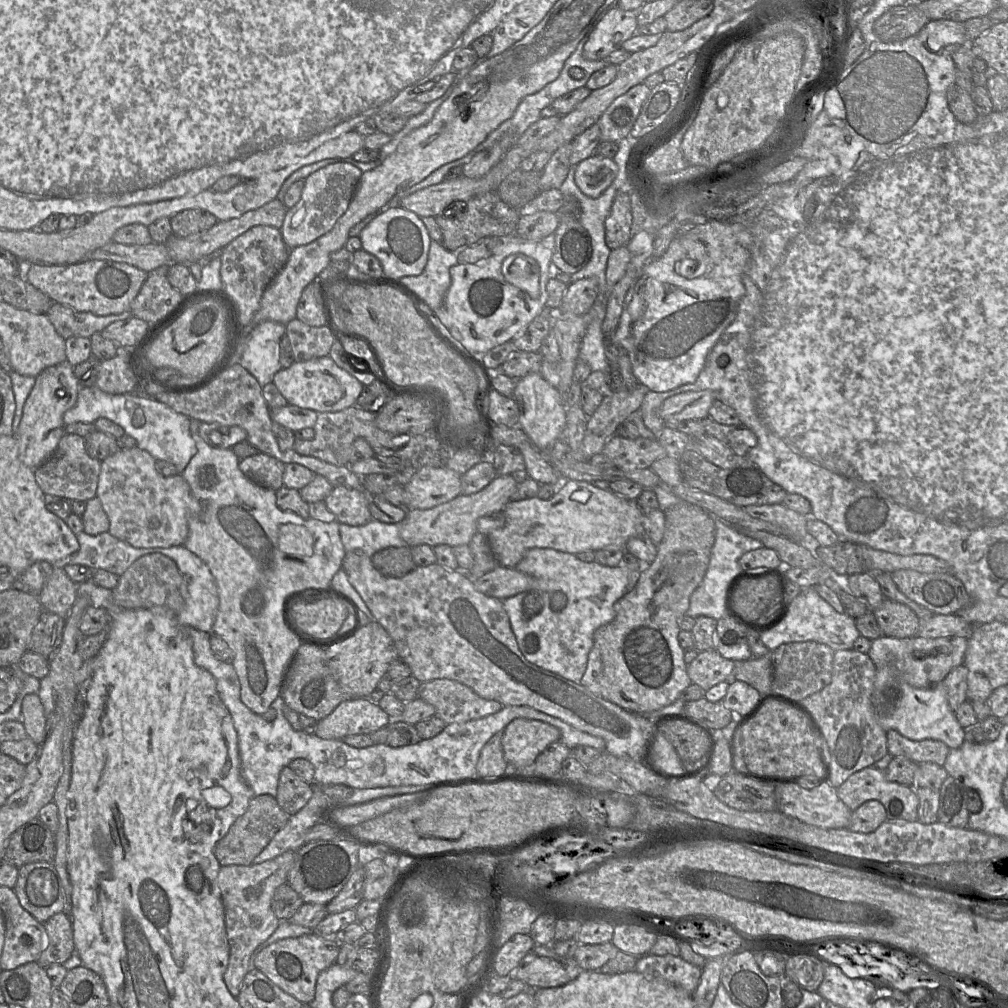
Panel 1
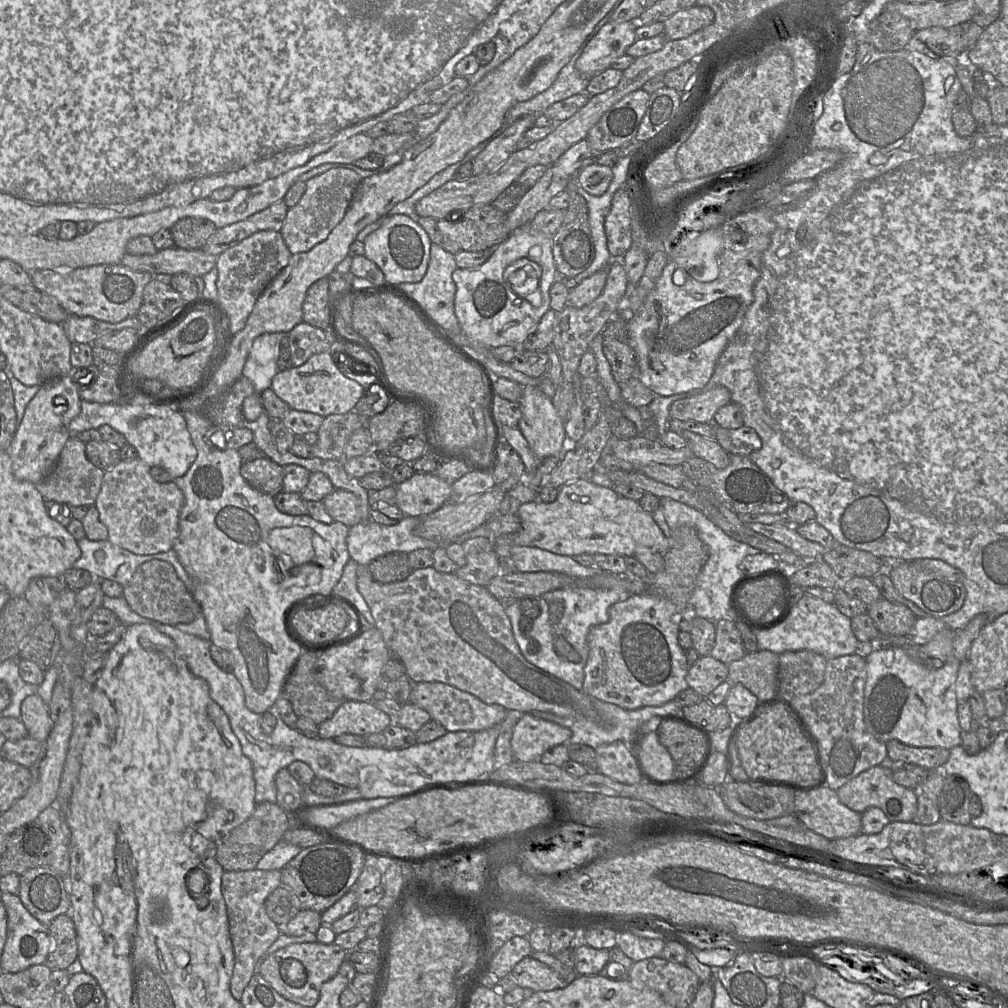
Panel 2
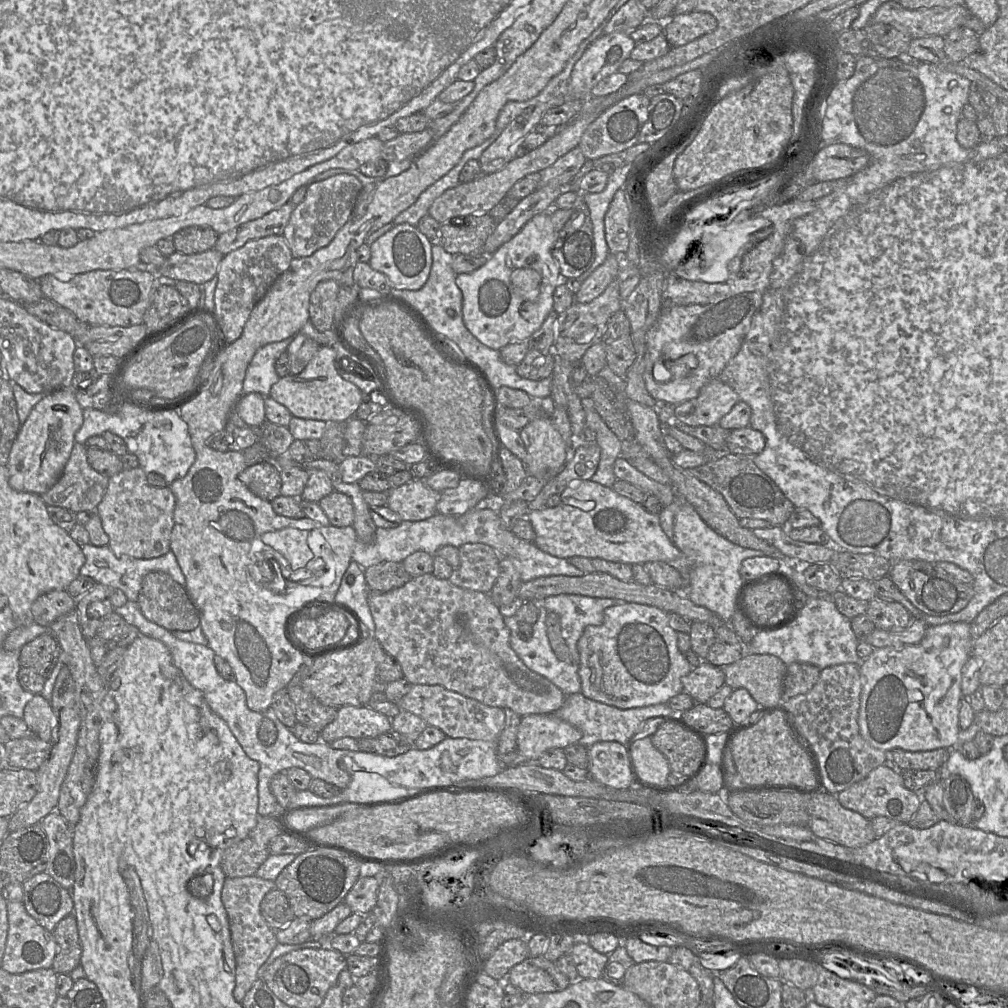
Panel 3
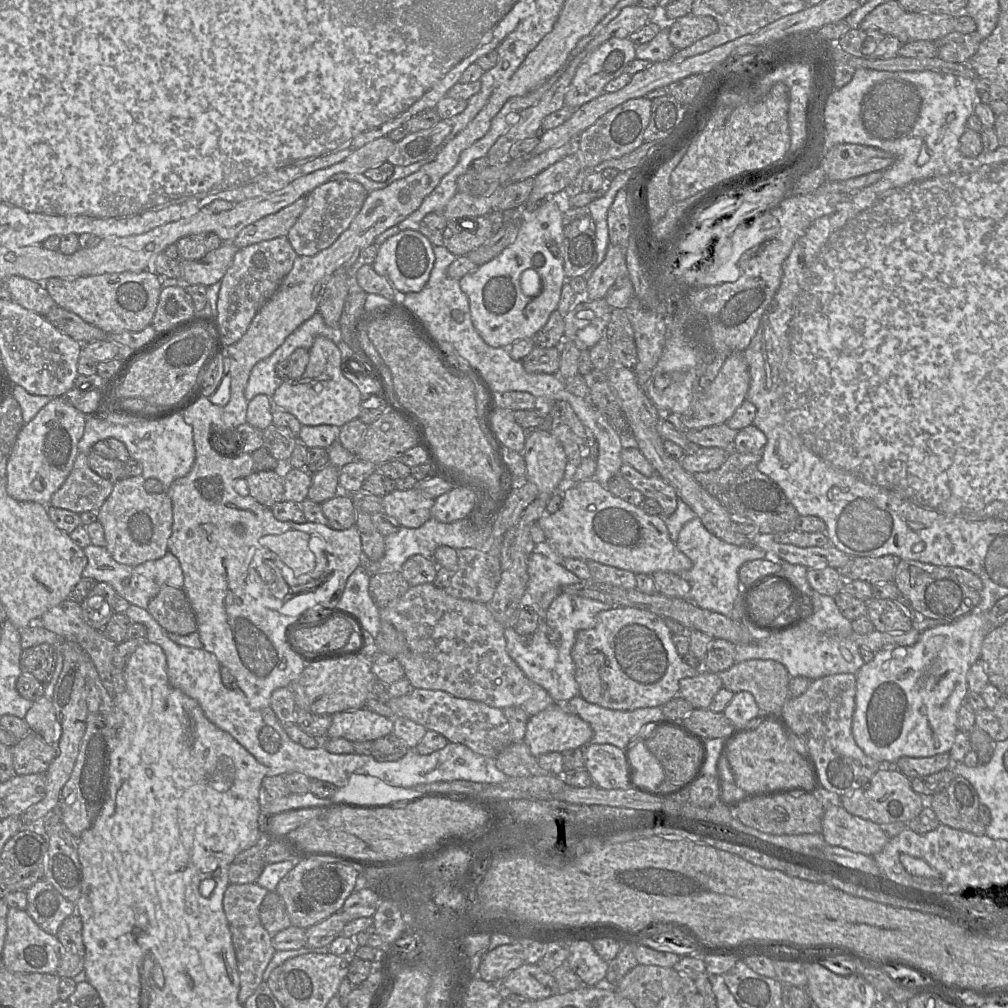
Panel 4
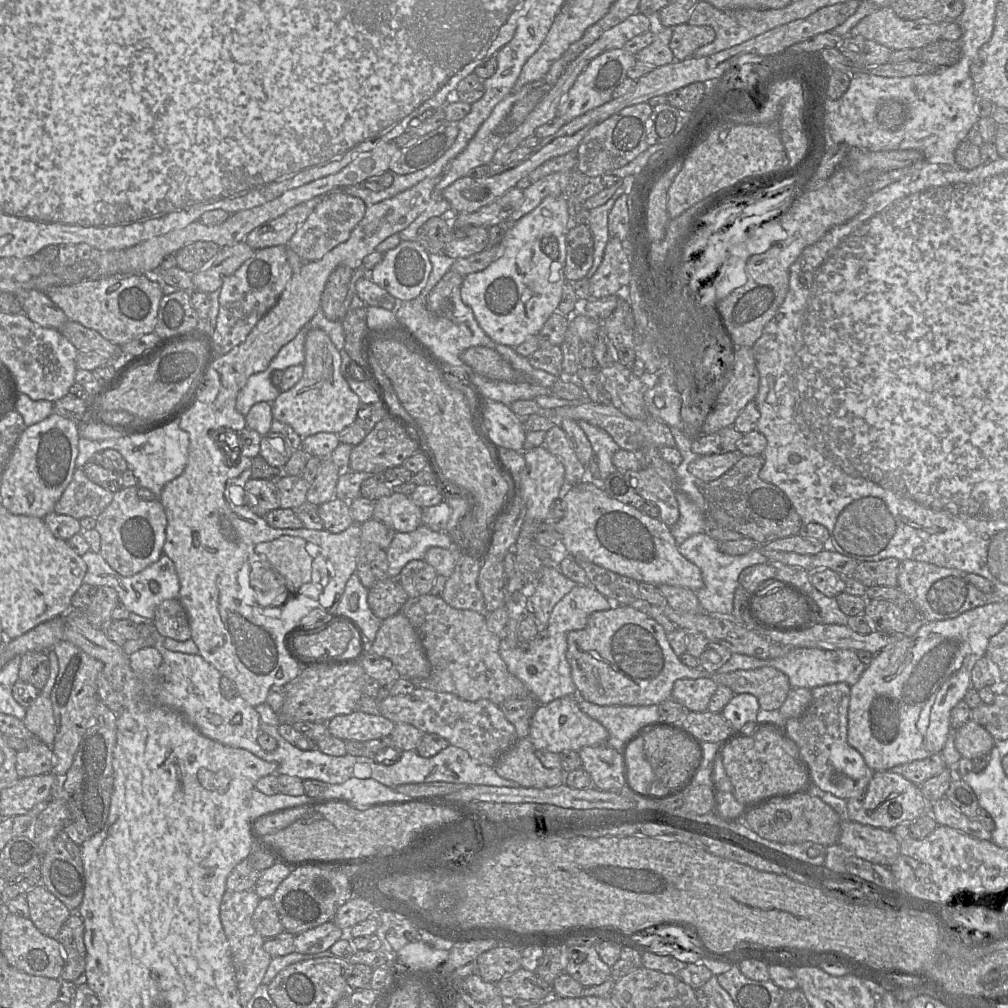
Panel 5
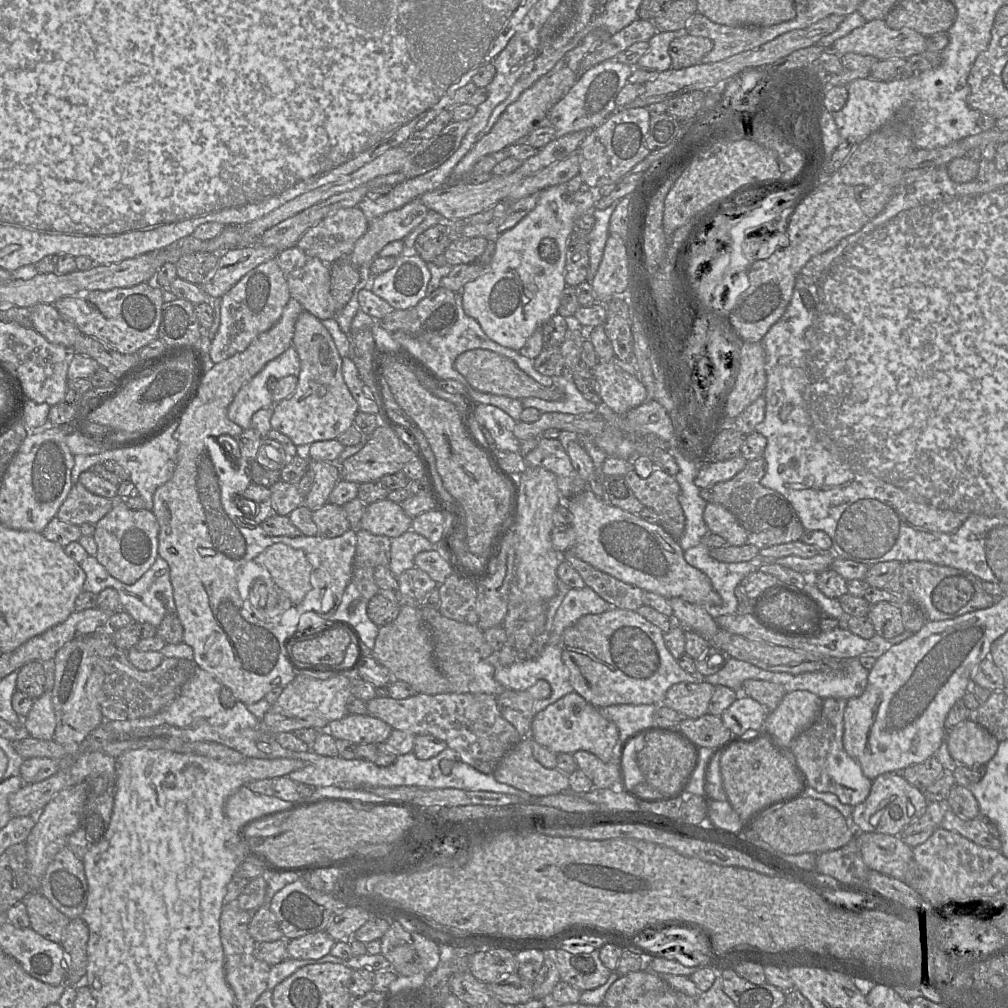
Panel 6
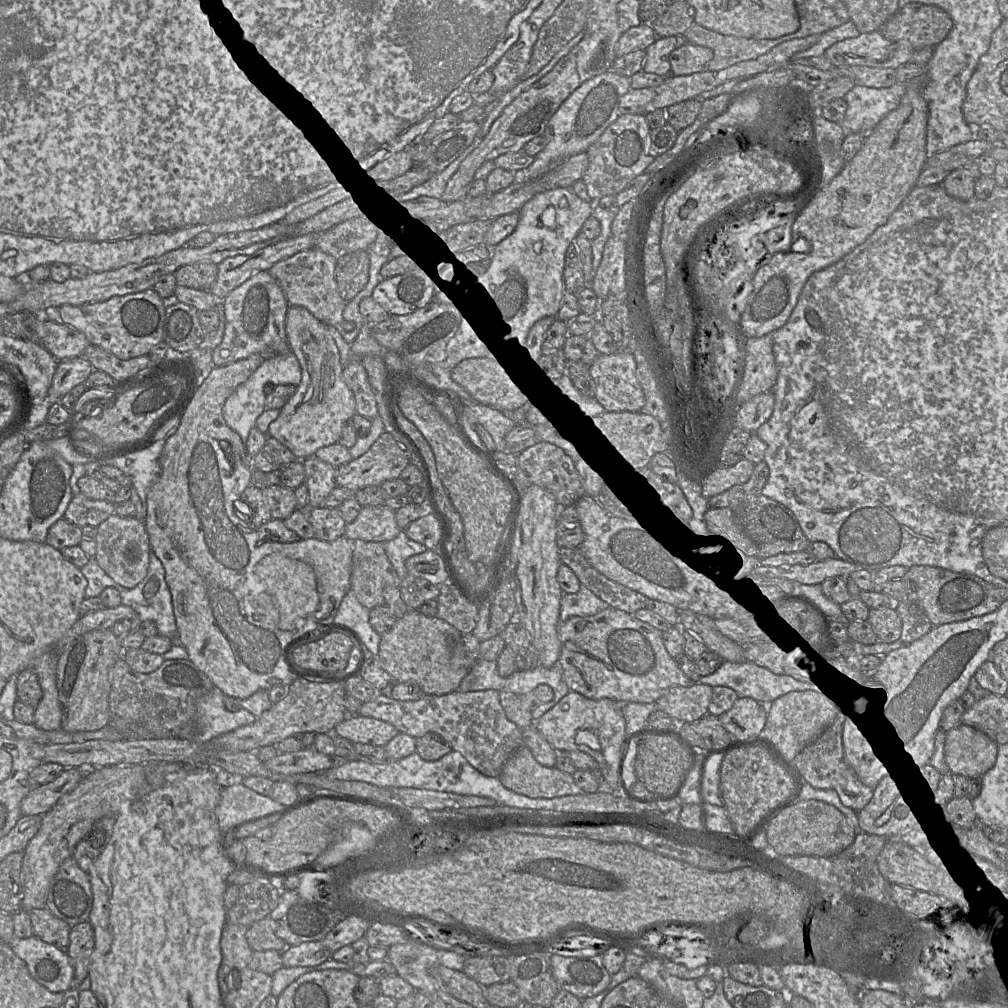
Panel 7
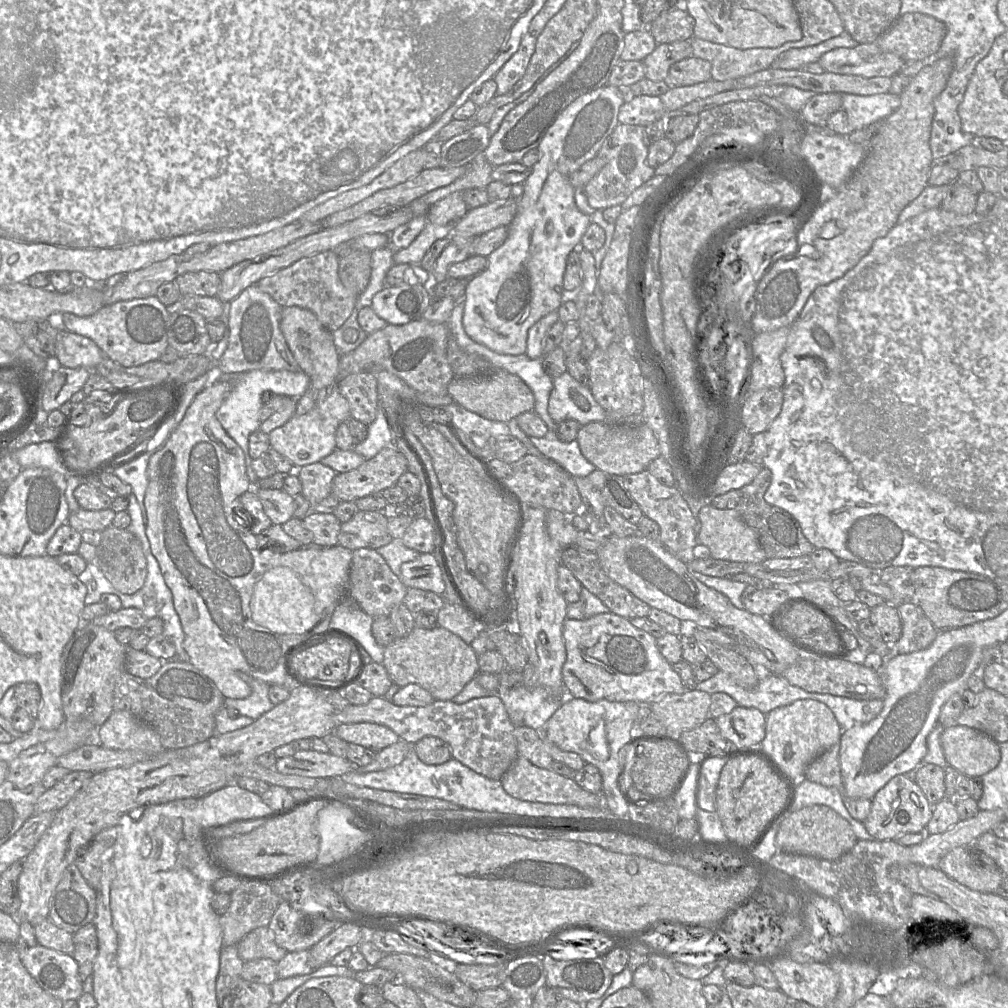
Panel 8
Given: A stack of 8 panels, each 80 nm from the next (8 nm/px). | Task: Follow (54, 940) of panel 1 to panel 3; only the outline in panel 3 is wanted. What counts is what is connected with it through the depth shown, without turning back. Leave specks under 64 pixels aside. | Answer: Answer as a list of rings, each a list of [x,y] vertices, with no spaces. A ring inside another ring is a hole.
[[[70,914],[61,919],[52,931],[52,935],[57,944],[57,952],[51,968],[57,974],[69,974],[80,965],[82,954],[75,916]]]

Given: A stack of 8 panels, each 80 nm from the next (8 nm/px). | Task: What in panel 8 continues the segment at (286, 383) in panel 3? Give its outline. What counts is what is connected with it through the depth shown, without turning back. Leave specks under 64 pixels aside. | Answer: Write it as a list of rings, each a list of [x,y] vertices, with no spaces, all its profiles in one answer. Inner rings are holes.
[[[283,307],[280,329],[294,359],[309,377],[309,387],[297,399],[295,413],[283,426],[268,434],[270,447],[287,457],[295,469],[321,460],[336,449],[335,435],[340,423],[350,417],[348,401],[339,391],[339,354],[332,334],[308,309]]]

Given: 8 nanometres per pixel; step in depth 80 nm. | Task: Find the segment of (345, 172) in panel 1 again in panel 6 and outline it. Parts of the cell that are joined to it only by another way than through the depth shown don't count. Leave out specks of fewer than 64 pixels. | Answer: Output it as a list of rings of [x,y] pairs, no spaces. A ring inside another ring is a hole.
[[[358,206],[343,208],[308,229],[294,246],[331,265],[349,256],[368,226],[369,221]]]

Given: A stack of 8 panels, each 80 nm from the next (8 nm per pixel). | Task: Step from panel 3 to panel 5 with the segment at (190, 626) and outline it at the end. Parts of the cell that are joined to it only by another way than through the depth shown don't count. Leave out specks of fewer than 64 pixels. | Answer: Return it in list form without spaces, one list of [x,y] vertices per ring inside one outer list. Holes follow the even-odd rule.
[[[167,599],[155,610],[153,624],[164,638],[184,642],[191,638],[187,614],[179,599]]]

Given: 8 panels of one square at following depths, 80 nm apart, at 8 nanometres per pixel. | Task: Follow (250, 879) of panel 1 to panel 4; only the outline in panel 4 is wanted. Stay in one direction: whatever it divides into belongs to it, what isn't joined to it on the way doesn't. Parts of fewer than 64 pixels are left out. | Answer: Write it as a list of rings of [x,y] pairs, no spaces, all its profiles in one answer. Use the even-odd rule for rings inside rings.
[[[257,883],[229,884],[223,897],[226,915],[235,949],[239,973],[238,1002],[242,1005],[262,982],[262,975],[276,950],[272,945],[272,935],[263,927],[259,908],[268,891]]]

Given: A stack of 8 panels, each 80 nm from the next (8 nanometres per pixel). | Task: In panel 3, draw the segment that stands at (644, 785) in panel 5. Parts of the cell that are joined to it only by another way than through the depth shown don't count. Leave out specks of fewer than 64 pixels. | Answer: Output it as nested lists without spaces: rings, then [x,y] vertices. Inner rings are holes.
[[[650,736],[635,740],[628,746],[631,767],[635,778],[650,786],[667,783],[669,763],[652,744]]]

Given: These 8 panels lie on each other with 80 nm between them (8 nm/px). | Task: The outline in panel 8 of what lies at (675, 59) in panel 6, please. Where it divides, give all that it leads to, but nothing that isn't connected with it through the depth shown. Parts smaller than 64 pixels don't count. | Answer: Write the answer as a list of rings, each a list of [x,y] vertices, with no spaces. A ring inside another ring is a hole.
[[[692,56],[672,64],[664,81],[671,88],[690,86],[710,79],[712,79],[710,62]]]

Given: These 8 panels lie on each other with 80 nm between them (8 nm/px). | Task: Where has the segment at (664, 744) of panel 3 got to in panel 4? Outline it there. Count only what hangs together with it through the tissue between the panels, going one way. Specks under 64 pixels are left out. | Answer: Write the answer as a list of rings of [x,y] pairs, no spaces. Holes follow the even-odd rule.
[[[659,724],[644,742],[663,768],[661,789],[678,788],[691,778],[698,767],[701,746],[675,727]]]

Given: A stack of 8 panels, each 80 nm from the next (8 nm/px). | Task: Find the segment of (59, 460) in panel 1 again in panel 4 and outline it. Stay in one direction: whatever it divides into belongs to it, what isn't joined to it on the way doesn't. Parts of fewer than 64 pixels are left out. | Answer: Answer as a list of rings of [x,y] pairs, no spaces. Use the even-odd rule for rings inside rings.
[[[78,452],[70,474],[52,495],[49,506],[77,514],[97,513],[110,496],[112,489],[112,483],[90,469],[87,454]]]

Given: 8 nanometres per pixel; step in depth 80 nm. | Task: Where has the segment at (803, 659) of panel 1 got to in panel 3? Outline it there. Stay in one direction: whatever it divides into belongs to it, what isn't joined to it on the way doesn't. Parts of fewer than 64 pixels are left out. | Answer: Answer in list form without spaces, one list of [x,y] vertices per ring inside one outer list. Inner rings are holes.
[[[793,662],[786,667],[782,700],[809,691],[817,682],[820,669],[809,663]]]

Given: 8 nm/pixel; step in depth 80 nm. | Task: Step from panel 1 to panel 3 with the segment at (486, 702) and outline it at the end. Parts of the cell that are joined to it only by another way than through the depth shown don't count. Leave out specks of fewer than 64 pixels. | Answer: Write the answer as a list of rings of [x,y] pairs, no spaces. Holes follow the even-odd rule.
[[[413,685],[412,689],[397,704],[401,710],[417,715],[427,725],[439,728],[450,738],[496,742],[505,722],[502,708],[487,706],[440,685]]]

